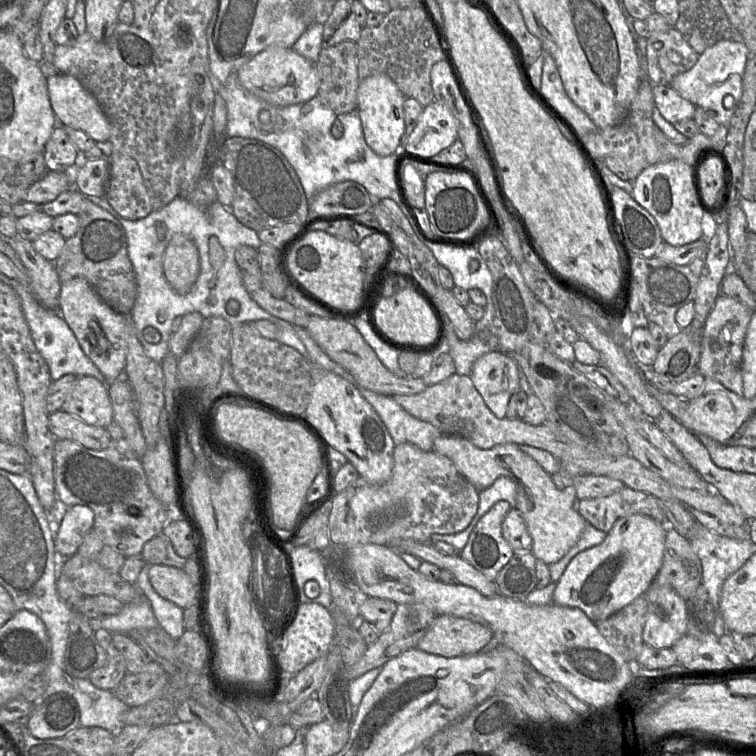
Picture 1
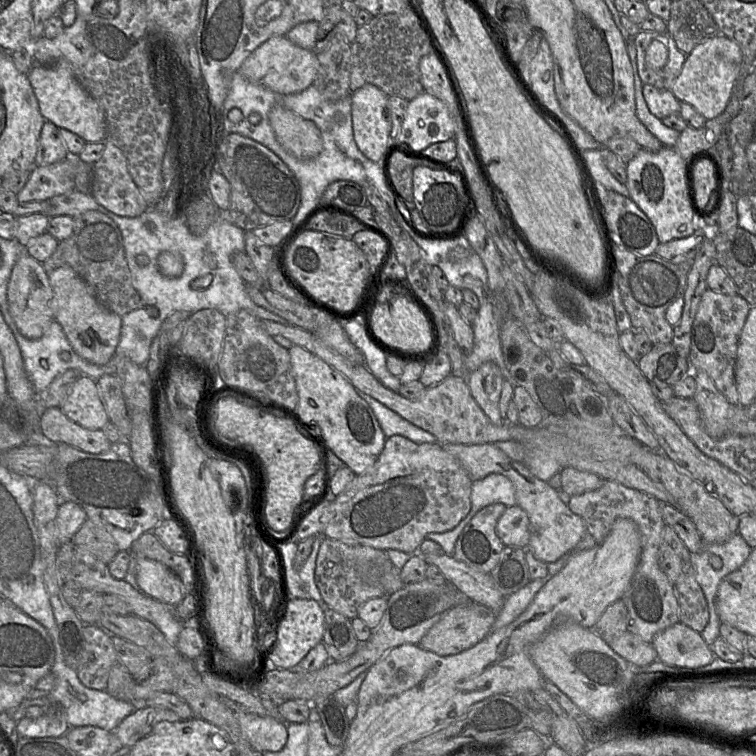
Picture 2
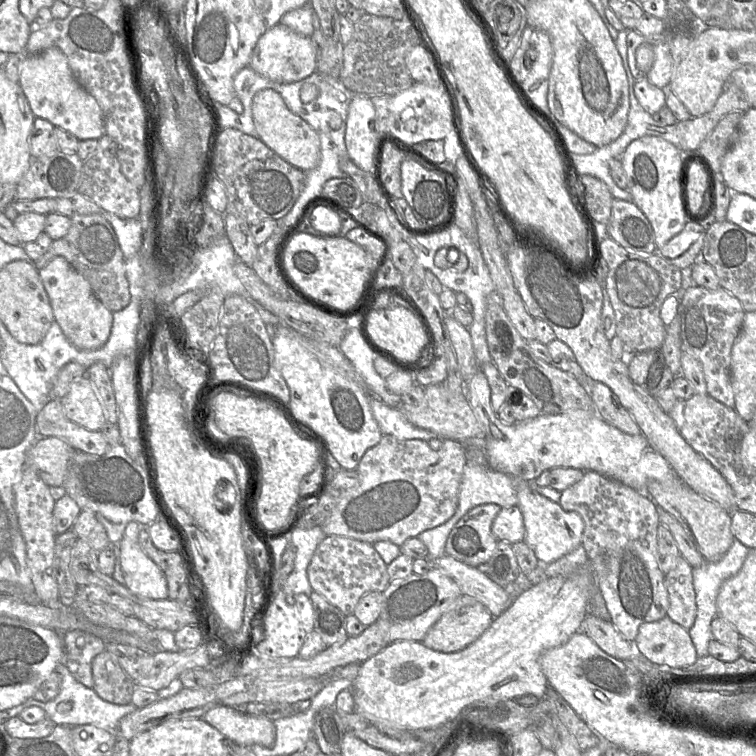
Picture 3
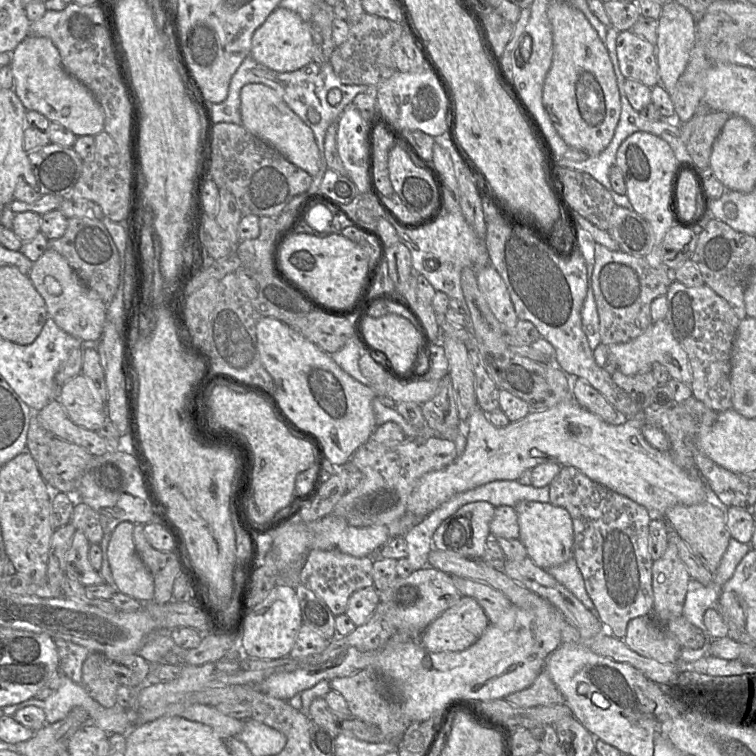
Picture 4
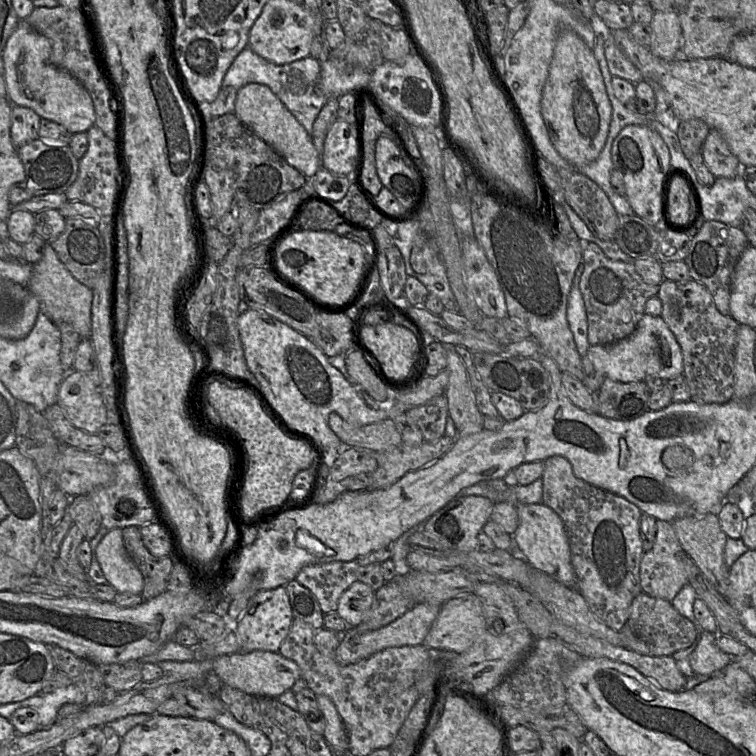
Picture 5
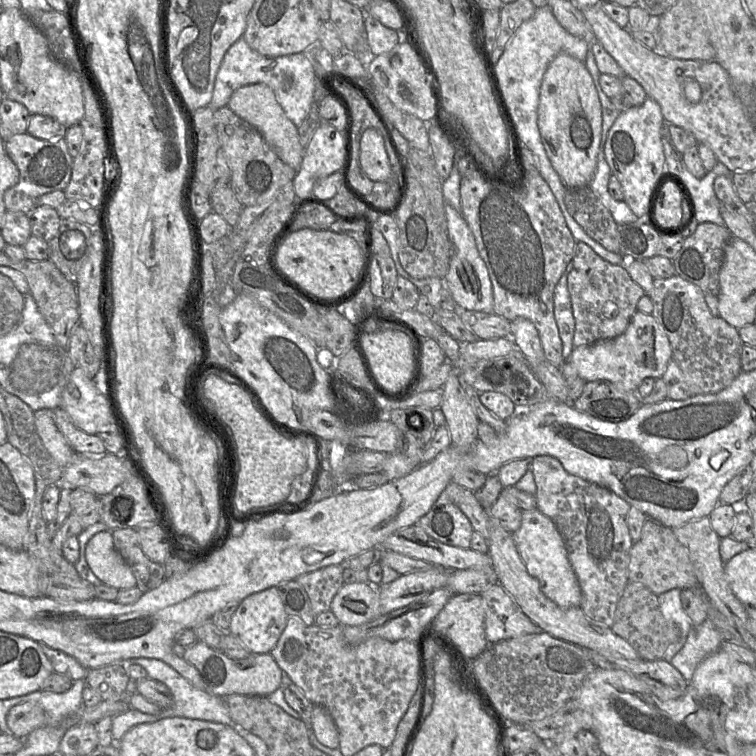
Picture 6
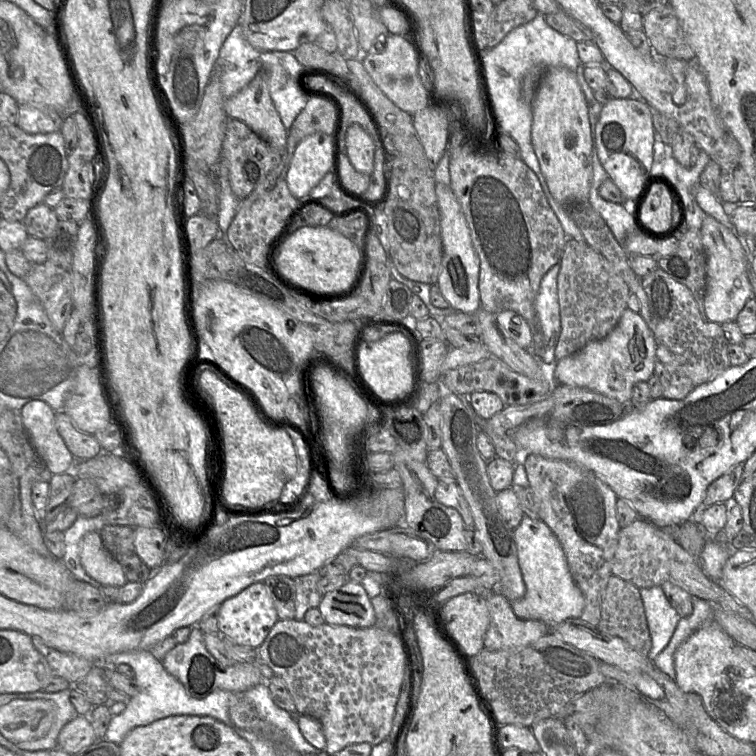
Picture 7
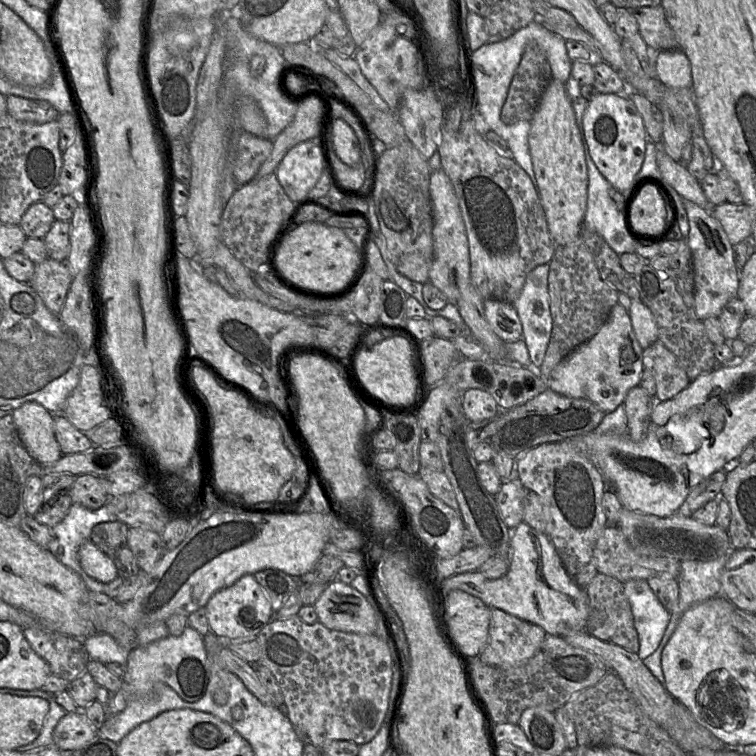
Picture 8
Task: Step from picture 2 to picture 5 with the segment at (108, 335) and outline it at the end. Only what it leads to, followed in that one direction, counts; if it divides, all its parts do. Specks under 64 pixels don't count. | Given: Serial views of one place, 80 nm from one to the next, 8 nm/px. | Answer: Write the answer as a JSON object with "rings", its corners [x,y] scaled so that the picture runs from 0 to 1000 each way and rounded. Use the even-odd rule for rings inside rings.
{"rings":[[[63,321],[58,339],[42,353],[37,384],[50,394],[56,411],[71,427],[94,429],[108,448],[119,447],[123,386],[95,365]]]}

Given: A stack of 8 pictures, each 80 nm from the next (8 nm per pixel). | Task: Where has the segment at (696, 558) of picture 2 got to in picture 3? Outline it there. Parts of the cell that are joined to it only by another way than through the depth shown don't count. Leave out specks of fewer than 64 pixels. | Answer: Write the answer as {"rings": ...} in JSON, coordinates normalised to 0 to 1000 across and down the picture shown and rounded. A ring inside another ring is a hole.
{"rings":[[[971,713],[963,729],[946,743],[931,742],[930,746],[917,754],[917,775],[921,787],[922,811],[917,828],[910,833],[914,847],[919,854],[923,870],[937,866],[937,853],[942,843],[940,823],[948,812],[948,787],[955,772],[972,761],[981,750],[991,725],[979,716]]]}

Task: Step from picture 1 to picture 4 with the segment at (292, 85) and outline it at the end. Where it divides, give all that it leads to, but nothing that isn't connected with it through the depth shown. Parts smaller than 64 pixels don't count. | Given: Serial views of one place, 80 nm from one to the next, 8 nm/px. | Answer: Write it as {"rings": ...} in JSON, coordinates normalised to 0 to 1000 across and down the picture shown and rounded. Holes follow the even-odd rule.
{"rings":[[[369,8],[336,42],[332,74],[358,93],[388,95],[413,81],[413,52],[411,30],[402,28],[393,17]]]}

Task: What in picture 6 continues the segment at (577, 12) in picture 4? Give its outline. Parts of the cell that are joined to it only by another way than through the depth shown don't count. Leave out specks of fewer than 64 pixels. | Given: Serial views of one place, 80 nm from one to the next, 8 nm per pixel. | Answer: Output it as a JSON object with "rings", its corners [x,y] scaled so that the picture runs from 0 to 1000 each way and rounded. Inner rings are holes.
{"rings":[[[739,70],[714,115],[712,167],[724,206],[753,249],[780,246],[795,187],[798,147],[786,104],[772,81]]]}

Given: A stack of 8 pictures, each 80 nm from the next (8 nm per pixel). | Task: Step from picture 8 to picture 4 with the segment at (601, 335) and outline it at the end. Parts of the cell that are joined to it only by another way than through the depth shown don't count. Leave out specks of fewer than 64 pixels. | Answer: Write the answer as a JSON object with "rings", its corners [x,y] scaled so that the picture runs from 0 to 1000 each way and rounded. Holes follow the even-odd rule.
{"rings":[[[880,423],[864,426],[851,442],[832,452],[804,456],[804,479],[800,487],[808,495],[815,489],[827,496],[841,495],[860,487],[865,480],[877,483],[889,501],[914,509],[915,491],[909,467]]]}

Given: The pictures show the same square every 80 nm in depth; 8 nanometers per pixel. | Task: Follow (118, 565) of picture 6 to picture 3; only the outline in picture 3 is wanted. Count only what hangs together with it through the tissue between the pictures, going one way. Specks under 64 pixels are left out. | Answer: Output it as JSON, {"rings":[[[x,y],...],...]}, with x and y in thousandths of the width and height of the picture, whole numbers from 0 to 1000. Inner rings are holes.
{"rings":[[[180,690],[169,692],[155,721],[155,741],[164,774],[189,791],[221,792],[222,776],[217,758],[184,722],[183,709],[188,697]]]}

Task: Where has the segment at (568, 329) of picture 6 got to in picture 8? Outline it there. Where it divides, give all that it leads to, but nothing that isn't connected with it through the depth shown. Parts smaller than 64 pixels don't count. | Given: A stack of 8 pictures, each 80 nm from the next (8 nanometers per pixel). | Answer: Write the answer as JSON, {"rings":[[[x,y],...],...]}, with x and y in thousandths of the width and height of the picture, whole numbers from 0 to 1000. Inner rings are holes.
{"rings":[[[726,349],[708,353],[698,364],[679,405],[688,419],[702,484],[713,485],[728,451],[731,423],[725,386]]]}

